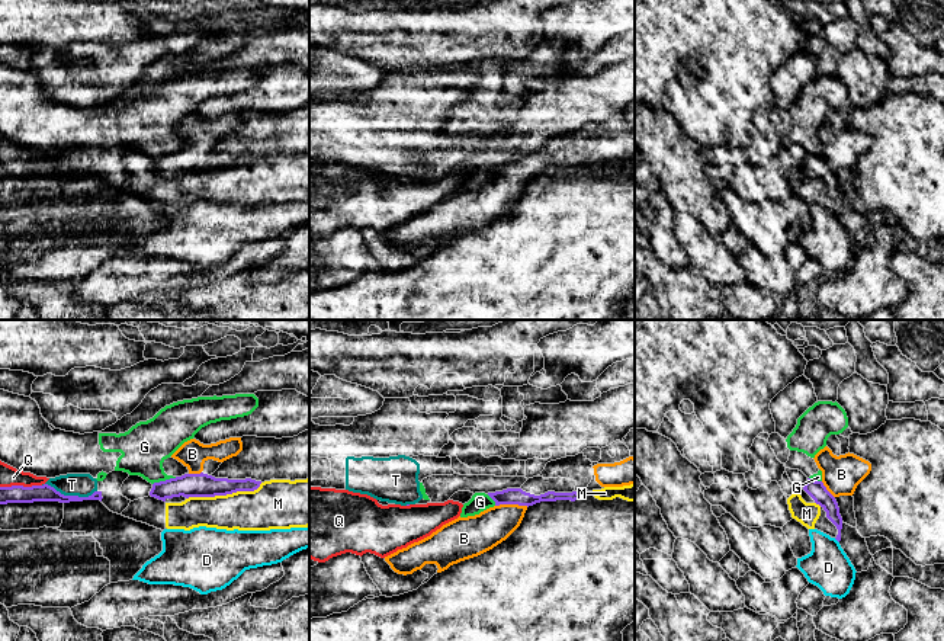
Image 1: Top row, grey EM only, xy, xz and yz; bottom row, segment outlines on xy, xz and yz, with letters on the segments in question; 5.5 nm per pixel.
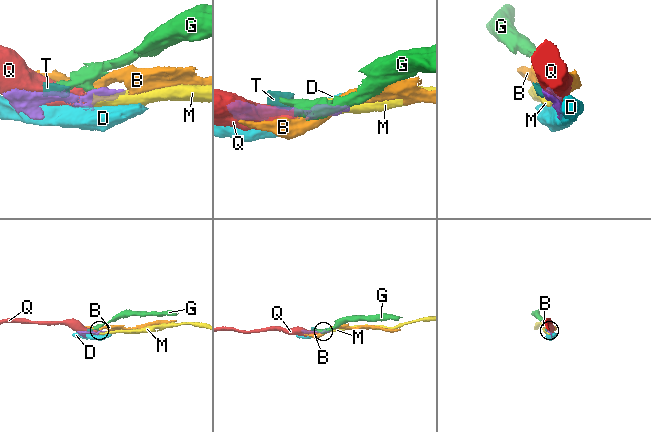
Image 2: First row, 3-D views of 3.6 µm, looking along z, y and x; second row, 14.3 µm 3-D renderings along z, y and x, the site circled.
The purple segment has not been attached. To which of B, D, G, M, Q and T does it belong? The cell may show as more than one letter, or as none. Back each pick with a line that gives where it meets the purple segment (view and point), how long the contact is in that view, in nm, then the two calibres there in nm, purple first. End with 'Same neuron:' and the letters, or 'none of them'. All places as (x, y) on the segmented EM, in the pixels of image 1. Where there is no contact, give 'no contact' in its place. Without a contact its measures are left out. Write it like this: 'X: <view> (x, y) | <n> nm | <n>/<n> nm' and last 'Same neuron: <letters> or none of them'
M: xy (224, 494) | 440 nm | 130/240 nm
Q: xy (21, 486) | 240 nm | 100/110 nm
Same neuron: M, Q

